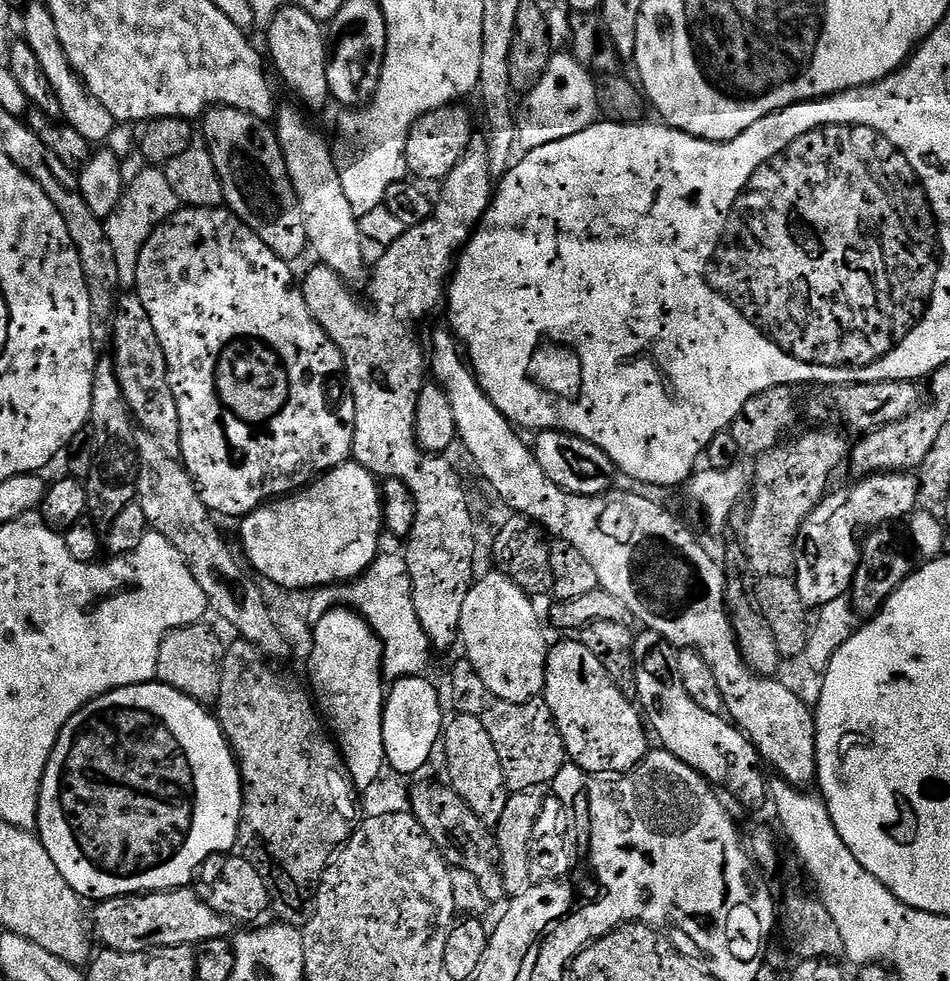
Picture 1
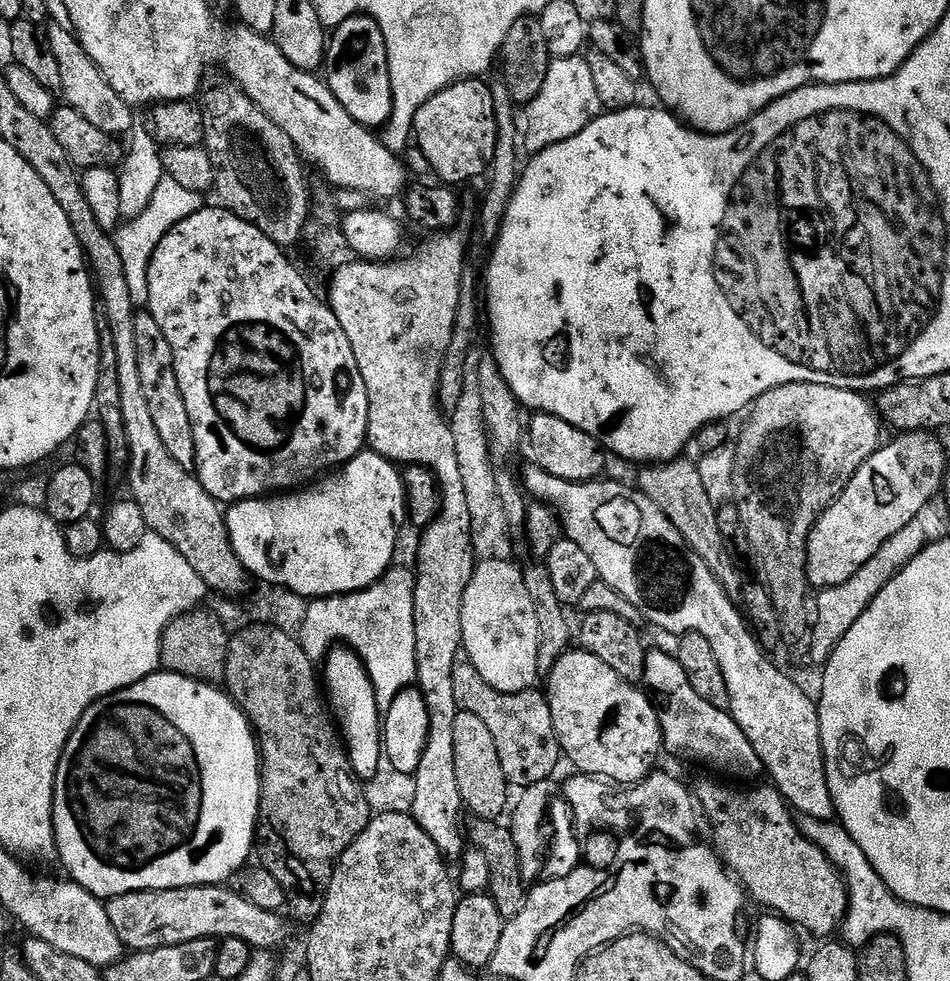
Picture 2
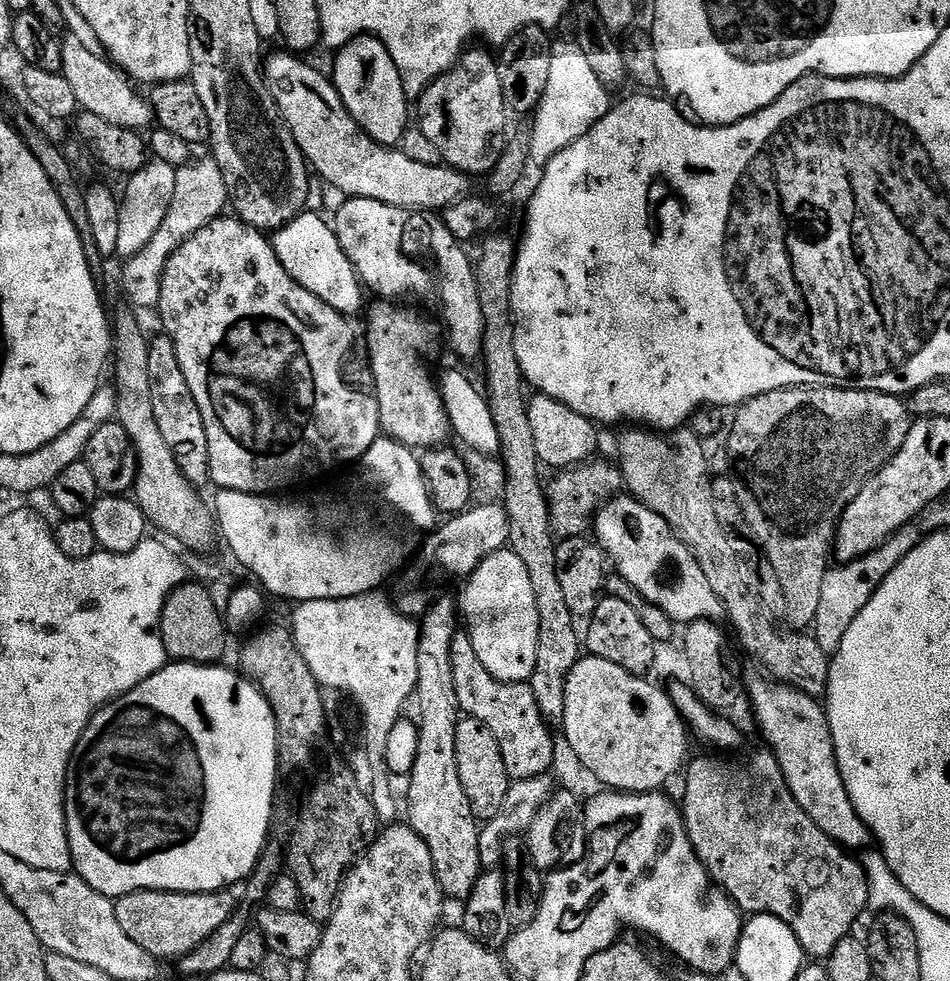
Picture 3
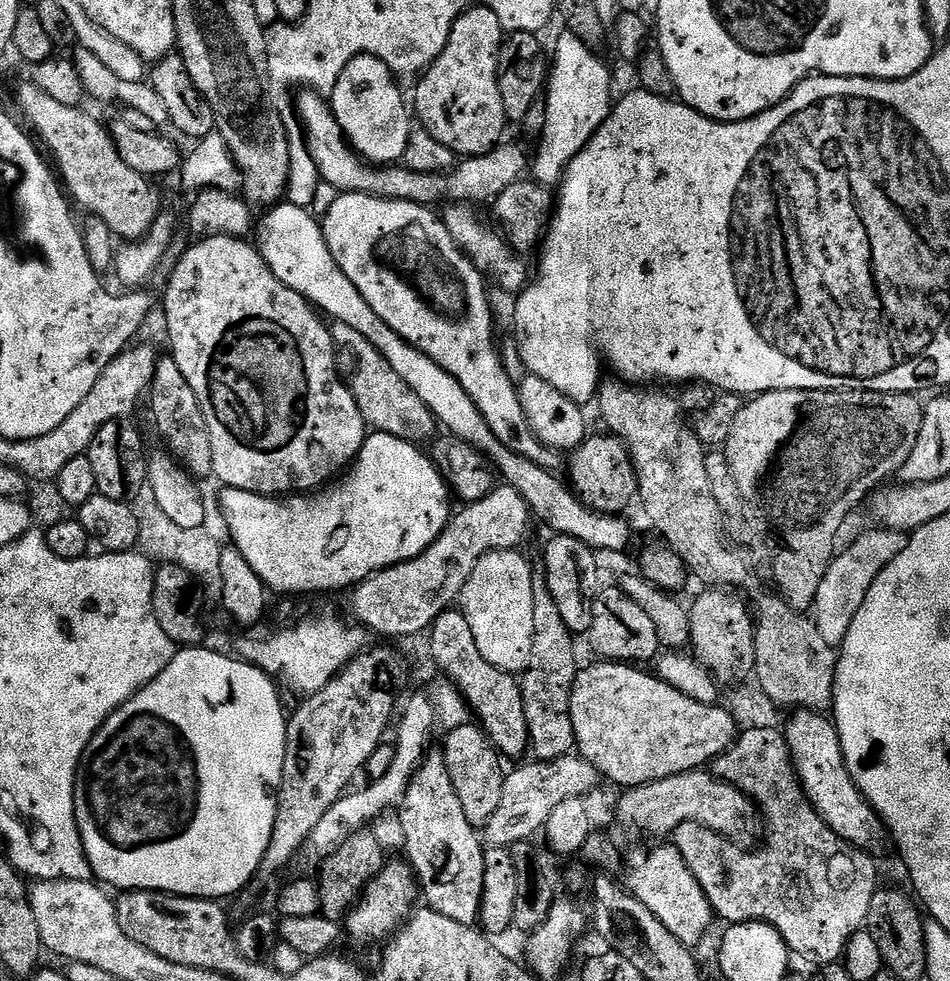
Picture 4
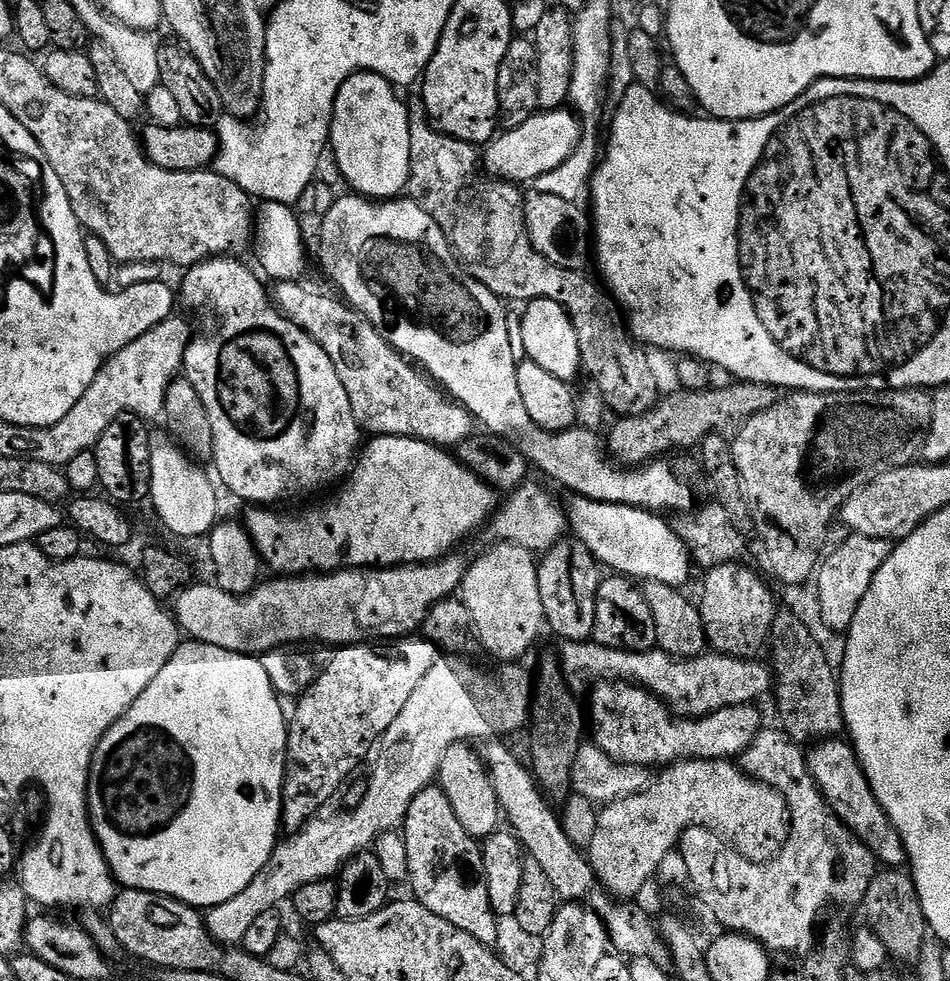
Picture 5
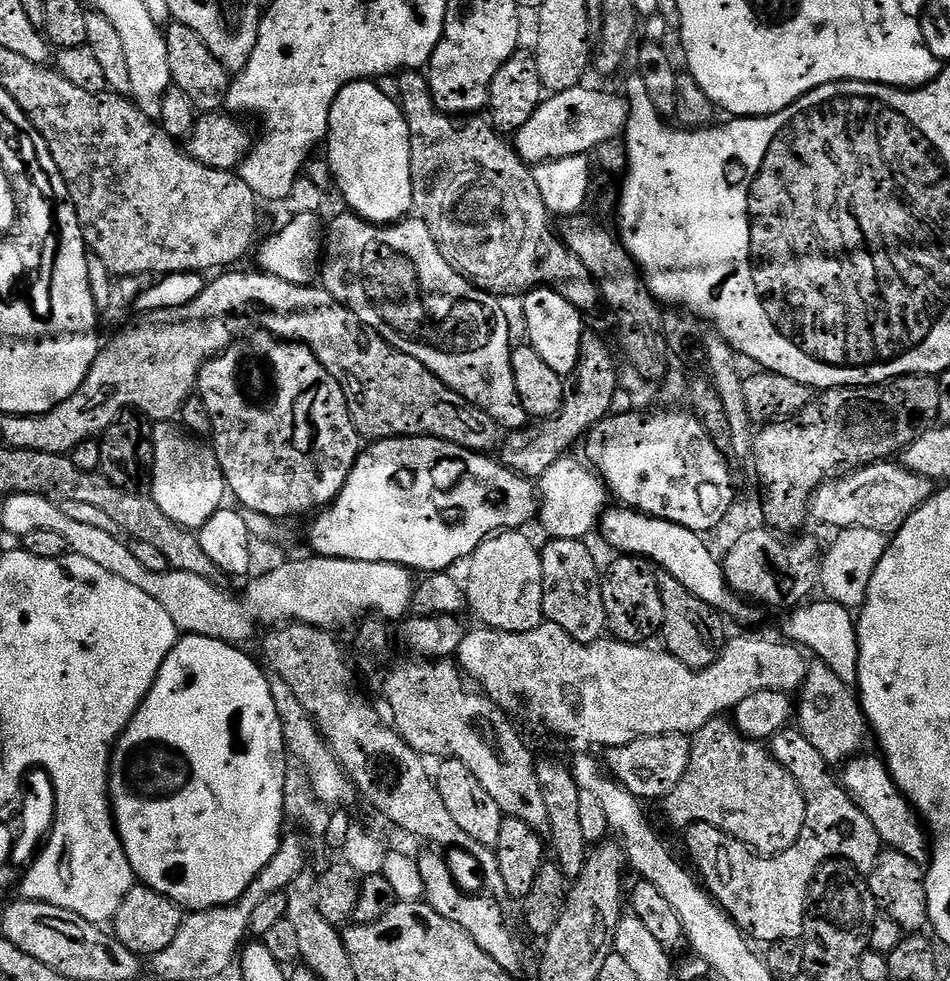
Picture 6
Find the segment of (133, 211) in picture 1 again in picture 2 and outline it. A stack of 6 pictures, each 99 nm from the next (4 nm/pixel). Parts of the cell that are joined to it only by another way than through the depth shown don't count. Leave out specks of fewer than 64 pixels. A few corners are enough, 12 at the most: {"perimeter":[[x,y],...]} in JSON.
{"perimeter":[[165,176],[142,214],[114,239],[132,300],[150,298],[158,242],[205,207],[201,193]]}

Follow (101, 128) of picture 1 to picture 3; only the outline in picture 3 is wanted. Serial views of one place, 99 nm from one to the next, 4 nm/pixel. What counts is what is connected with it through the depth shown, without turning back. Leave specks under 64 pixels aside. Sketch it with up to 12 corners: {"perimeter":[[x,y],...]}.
{"perimeter":[[65,35],[62,74],[77,105],[144,130],[152,105],[111,60]]}

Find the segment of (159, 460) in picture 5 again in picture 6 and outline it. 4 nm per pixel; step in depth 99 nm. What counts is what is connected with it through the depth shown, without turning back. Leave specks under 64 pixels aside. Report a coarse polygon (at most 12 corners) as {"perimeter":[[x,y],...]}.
{"perimeter":[[179,423],[151,429],[150,495],[178,527],[222,507],[215,451]]}

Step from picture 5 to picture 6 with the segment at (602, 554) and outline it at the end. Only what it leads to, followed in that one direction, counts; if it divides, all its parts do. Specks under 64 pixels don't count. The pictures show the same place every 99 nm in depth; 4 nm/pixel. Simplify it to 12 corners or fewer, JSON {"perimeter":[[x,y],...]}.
{"perimeter":[[635,510],[605,511],[613,553],[669,572],[706,606],[748,624],[701,533]]}

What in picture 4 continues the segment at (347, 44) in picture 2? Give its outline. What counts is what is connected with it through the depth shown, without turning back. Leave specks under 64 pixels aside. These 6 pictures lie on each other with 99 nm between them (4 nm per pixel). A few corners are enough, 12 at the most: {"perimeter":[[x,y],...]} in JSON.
{"perimeter":[[356,56],[330,93],[344,139],[403,161],[414,127],[386,62]]}

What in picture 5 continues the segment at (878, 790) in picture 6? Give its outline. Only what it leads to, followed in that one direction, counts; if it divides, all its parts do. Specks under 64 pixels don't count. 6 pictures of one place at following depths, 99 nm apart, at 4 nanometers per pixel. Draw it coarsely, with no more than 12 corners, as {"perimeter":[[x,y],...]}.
{"perimeter":[[851,743],[807,753],[829,806],[881,865],[908,851]]}

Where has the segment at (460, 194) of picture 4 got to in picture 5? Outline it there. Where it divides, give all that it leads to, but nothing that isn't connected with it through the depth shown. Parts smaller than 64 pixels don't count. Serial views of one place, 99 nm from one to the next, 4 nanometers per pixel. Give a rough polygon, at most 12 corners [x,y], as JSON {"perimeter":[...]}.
{"perimeter":[[540,110],[482,148],[487,175],[539,181],[574,154],[582,121]]}

